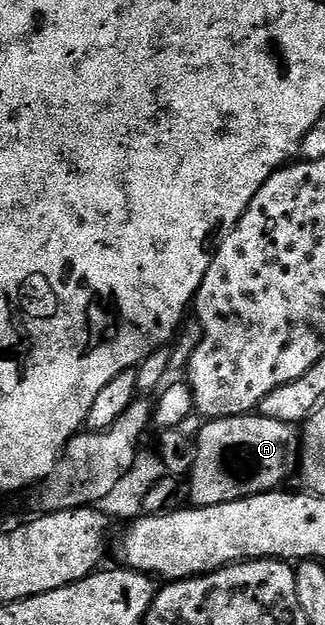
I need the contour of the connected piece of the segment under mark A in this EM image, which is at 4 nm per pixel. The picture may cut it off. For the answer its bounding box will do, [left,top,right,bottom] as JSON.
[187,412,302,506]

